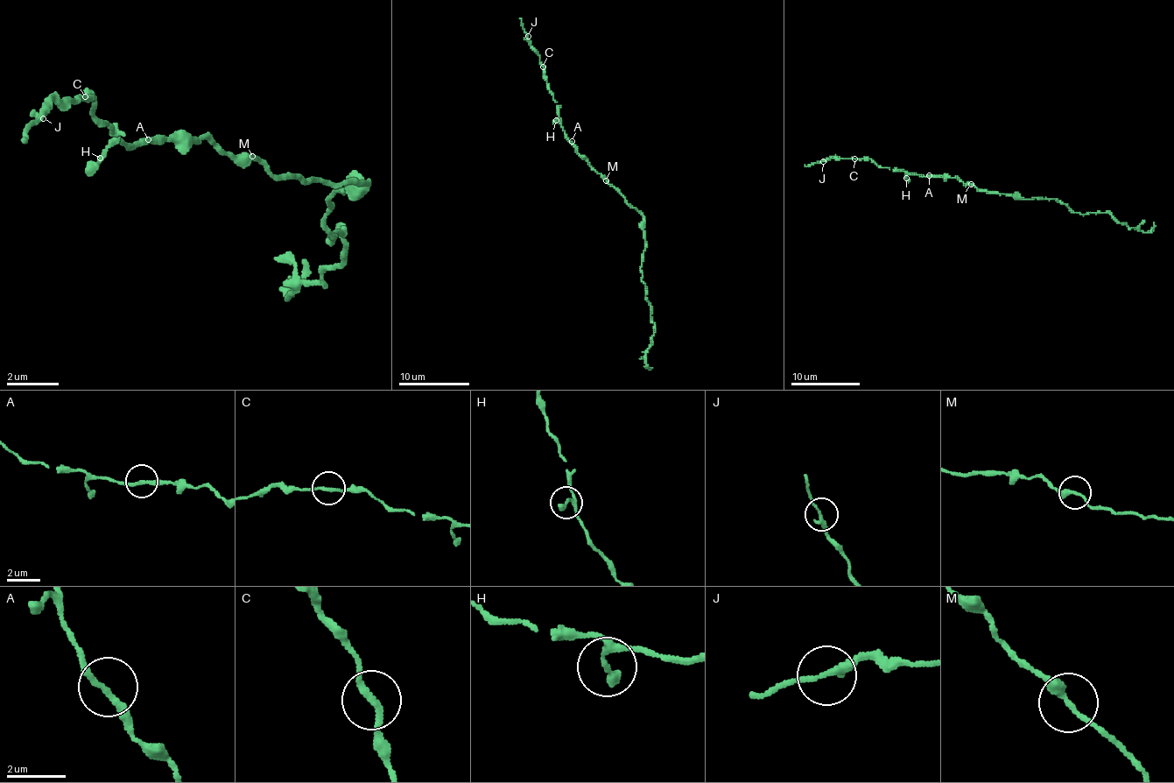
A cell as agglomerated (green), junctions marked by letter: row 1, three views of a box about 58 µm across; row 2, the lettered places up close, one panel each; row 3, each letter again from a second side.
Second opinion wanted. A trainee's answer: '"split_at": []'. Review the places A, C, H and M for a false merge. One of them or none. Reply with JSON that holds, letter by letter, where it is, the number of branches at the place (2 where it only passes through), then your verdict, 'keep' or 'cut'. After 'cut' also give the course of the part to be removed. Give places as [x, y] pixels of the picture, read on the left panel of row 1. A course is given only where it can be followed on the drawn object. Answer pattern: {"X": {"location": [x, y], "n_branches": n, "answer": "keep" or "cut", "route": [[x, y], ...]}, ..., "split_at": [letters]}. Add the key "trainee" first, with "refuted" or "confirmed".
{"trainee": "confirmed", "A": {"location": [148, 139], "n_branches": 2, "answer": "keep"}, "C": {"location": [85, 96], "n_branches": 2, "answer": "keep"}, "H": {"location": [100, 158], "n_branches": 2, "answer": "keep"}, "M": {"location": [252, 156], "n_branches": 2, "answer": "keep"}, "split_at": []}

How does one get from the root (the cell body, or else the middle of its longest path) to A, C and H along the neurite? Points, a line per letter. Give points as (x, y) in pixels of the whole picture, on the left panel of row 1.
A: (291, 179), (275, 180), (258, 162), (235, 164), (207, 140), (159, 145), (154, 139), (148, 139)
C: (291, 179), (275, 180), (258, 162), (235, 164), (207, 140), (132, 148), (95, 112), (94, 95), (87, 98)
H: (291, 179), (275, 180), (258, 162), (235, 164), (207, 140), (132, 148), (127, 142), (112, 144), (100, 158)

